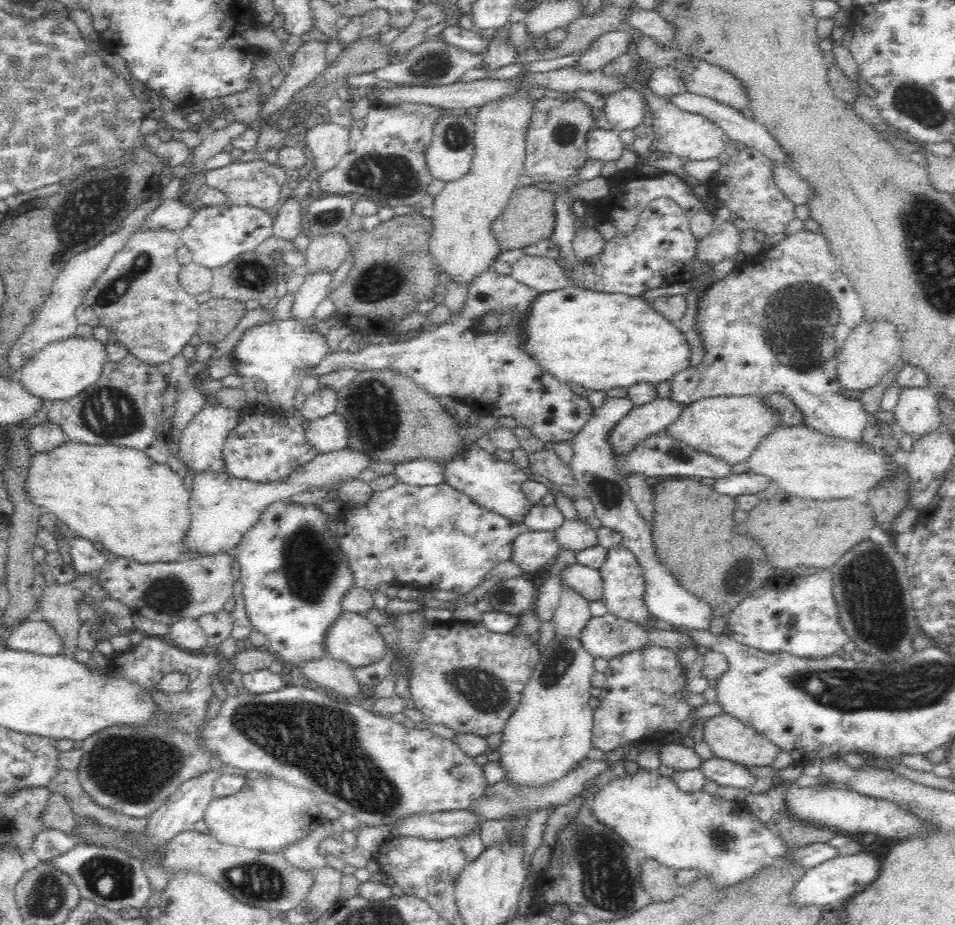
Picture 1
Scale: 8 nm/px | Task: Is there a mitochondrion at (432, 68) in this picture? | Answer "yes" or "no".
yes

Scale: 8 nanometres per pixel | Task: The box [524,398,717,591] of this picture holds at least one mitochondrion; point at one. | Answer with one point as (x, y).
(610, 494)

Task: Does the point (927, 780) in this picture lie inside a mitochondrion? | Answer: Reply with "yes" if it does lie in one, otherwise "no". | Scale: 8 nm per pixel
no

